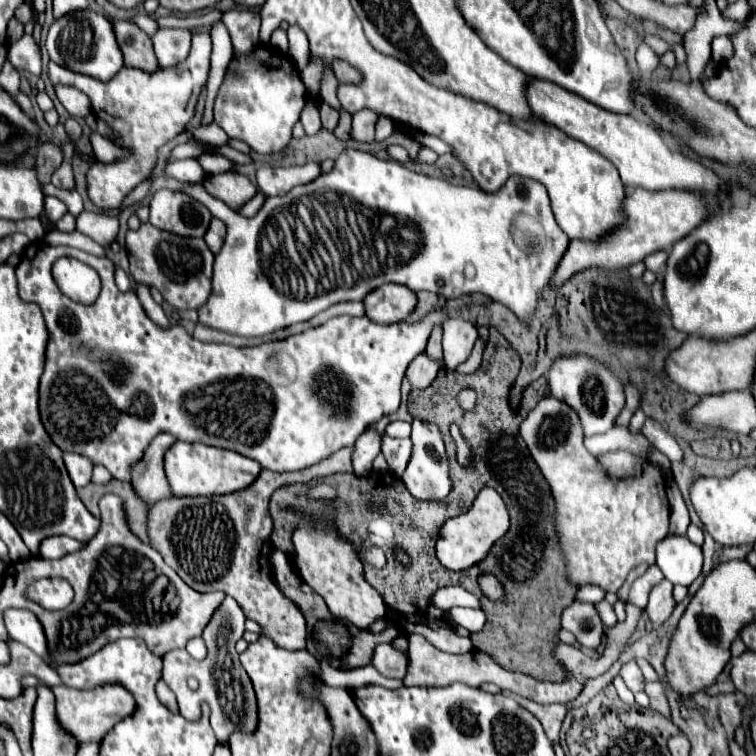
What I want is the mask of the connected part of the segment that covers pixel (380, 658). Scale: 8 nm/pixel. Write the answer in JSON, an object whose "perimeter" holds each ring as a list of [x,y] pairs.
{"perimeter":[[[379,644],[375,648],[373,666],[387,678],[403,680],[409,666],[409,654],[397,650],[393,644]]]}

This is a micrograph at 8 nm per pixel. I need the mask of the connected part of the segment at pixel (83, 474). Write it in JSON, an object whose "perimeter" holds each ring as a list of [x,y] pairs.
{"perimeter":[[[65,452],[63,454],[63,462],[67,466],[67,474],[71,478],[71,482],[77,488],[83,488],[91,482],[91,472],[93,472],[93,464],[81,456],[81,454],[73,454],[73,452]]]}

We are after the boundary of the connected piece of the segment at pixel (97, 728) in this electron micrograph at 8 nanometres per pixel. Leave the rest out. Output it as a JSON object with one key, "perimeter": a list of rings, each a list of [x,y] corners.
{"perimeter":[[[103,684],[93,690],[75,690],[69,686],[55,686],[53,694],[57,698],[57,718],[61,726],[71,732],[79,744],[91,740],[103,740],[103,736],[125,716],[131,714],[135,702],[131,694],[119,684]]]}

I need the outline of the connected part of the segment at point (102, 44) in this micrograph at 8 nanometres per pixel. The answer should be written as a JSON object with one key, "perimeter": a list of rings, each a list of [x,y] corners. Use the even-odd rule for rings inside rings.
{"perimeter":[[[77,10],[55,20],[49,28],[45,48],[49,52],[51,62],[79,74],[99,78],[103,82],[111,80],[123,68],[123,56],[113,36],[111,22],[105,16],[95,14],[93,10]]]}

